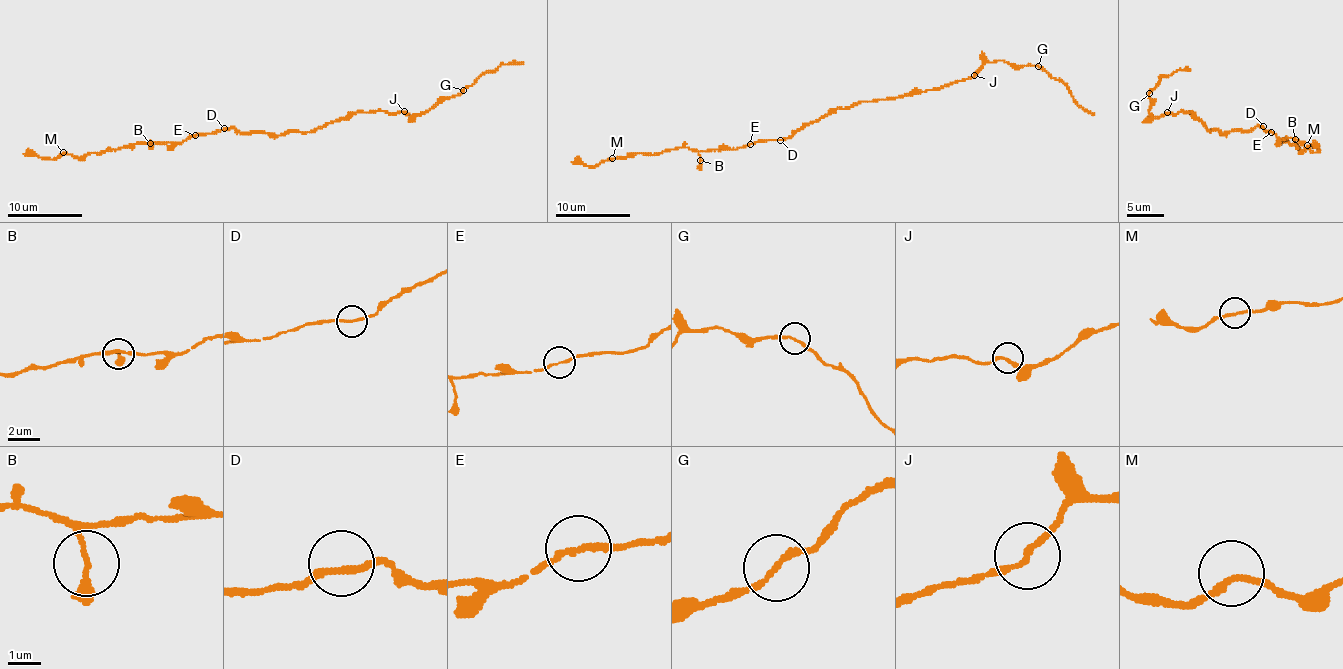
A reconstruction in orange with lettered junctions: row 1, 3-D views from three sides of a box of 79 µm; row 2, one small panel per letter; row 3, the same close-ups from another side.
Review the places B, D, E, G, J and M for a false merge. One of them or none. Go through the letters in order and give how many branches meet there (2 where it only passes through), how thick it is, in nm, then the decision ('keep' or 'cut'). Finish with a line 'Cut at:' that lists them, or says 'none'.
B: 2 branches meet; 180 nm thick; keep
D: 2 branches meet; 180 nm thick; keep
E: 2 branches meet; 160 nm thick; keep
G: 2 branches meet; 180 nm thick; keep
J: 2 branches meet; 180 nm thick; keep
M: 2 branches meet; 170 nm thick; keep
Cut at: none

